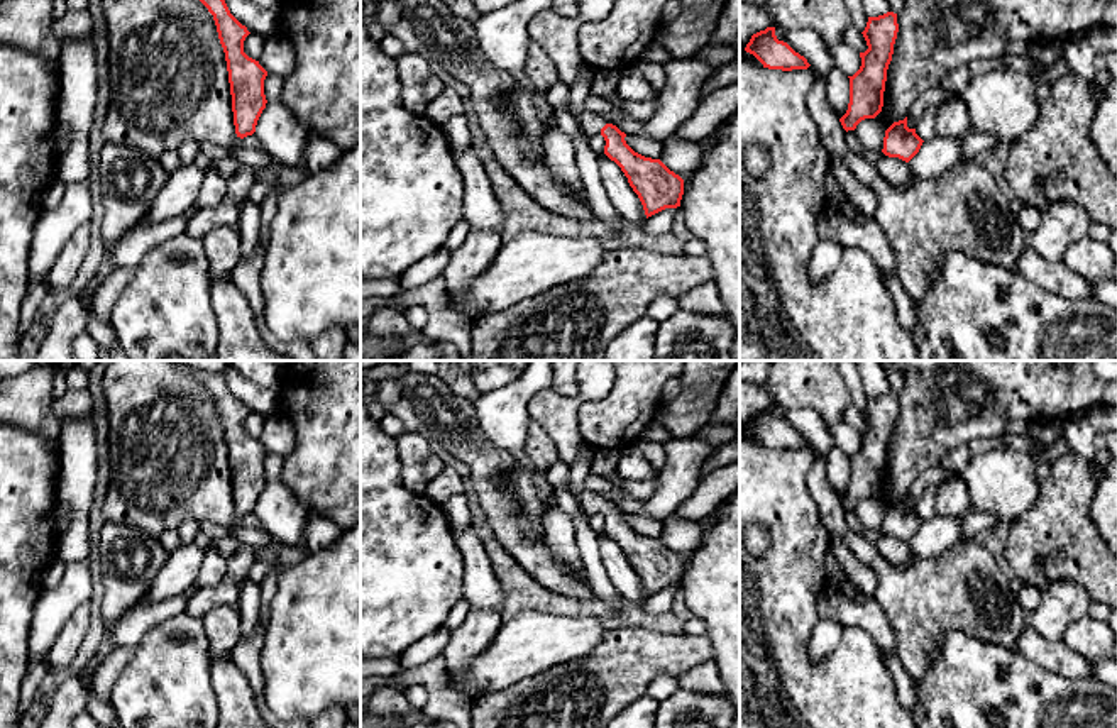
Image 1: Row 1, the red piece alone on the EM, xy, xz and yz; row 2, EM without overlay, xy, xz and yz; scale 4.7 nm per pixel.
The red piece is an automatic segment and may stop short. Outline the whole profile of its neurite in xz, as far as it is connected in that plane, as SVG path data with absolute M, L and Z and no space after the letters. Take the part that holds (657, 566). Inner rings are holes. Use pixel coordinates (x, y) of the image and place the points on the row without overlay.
M589 489L577 493L587 516L601 513L606 520L604 533L614 540L630 565L638 574L647 598L665 589L680 586L684 559L670 550L660 538L635 532L625 520L626 513L608 503L603 494Z

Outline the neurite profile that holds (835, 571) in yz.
M831 550L826 552L824 555L824 565L826 565L826 574L828 574L828 589L838 593L839 582L845 577L845 571Z

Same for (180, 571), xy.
M195 542L171 552L139 604L168 601L196 584L205 550Z

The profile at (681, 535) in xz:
M679 513L662 521L660 540L684 559L684 564L694 555L702 542L704 523L682 518Z

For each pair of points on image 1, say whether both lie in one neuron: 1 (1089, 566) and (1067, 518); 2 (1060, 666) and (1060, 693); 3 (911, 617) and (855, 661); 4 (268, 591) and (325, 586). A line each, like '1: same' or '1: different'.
1: same
2: different
3: different
4: different

